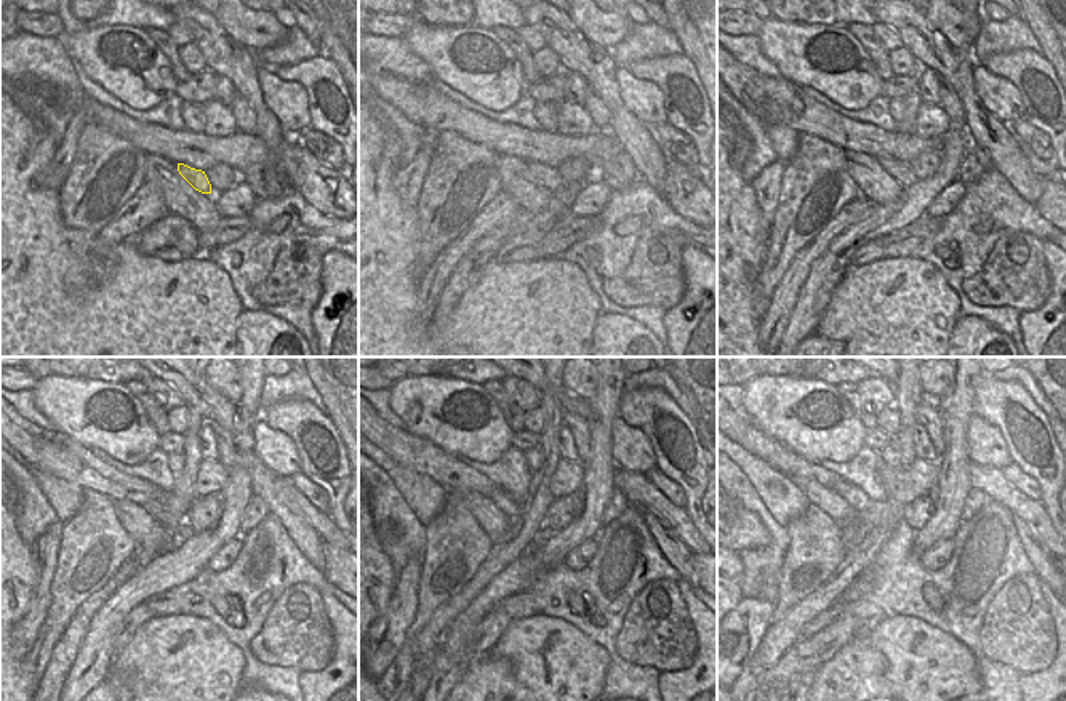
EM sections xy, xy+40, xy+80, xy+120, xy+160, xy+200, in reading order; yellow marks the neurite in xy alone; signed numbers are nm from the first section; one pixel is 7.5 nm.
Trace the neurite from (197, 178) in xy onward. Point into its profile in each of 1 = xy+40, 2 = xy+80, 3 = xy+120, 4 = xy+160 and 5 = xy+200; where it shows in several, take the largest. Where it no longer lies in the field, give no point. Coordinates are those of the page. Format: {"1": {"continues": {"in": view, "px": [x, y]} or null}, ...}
{"1": {"continues": {"in": "xy+40", "px": [549, 178]}}, "2": {"continues": {"in": "xy+80", "px": [900, 172]}}, "3": {"continues": {"in": "xy+120", "px": [156, 509]}}, "4": {"continues": {"in": "xy+160", "px": [516, 511]}}, "5": {"continues": {"in": "xy+200", "px": [869, 512]}}}

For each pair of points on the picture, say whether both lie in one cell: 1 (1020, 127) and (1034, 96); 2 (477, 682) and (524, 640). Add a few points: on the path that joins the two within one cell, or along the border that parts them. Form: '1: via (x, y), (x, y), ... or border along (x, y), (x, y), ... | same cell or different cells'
1: border along (1021, 117), (1039, 128), (1049, 140) | different cells
2: border along (488, 652), (511, 663), (514, 684) | different cells

